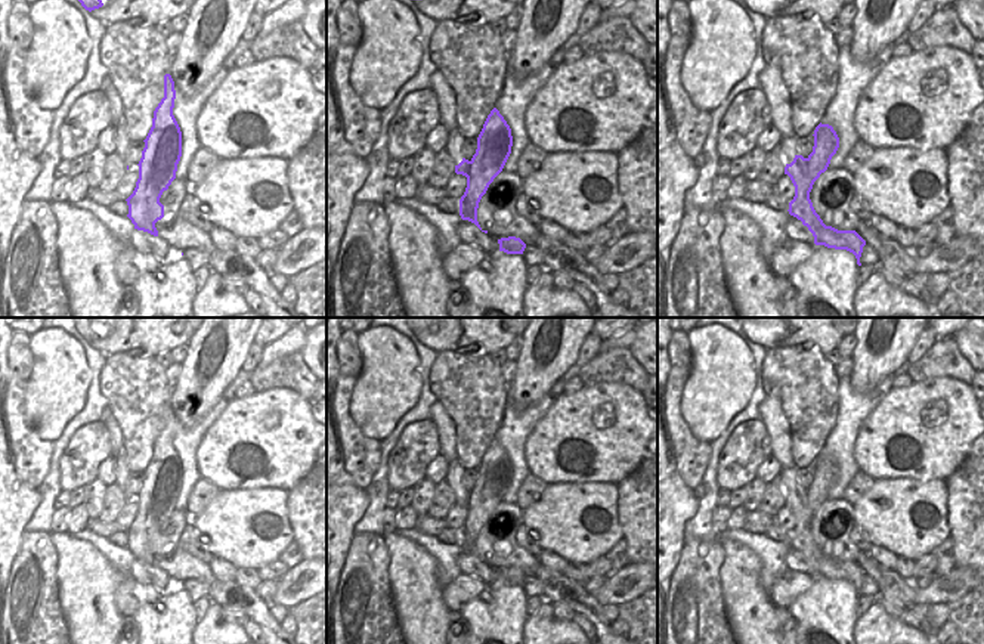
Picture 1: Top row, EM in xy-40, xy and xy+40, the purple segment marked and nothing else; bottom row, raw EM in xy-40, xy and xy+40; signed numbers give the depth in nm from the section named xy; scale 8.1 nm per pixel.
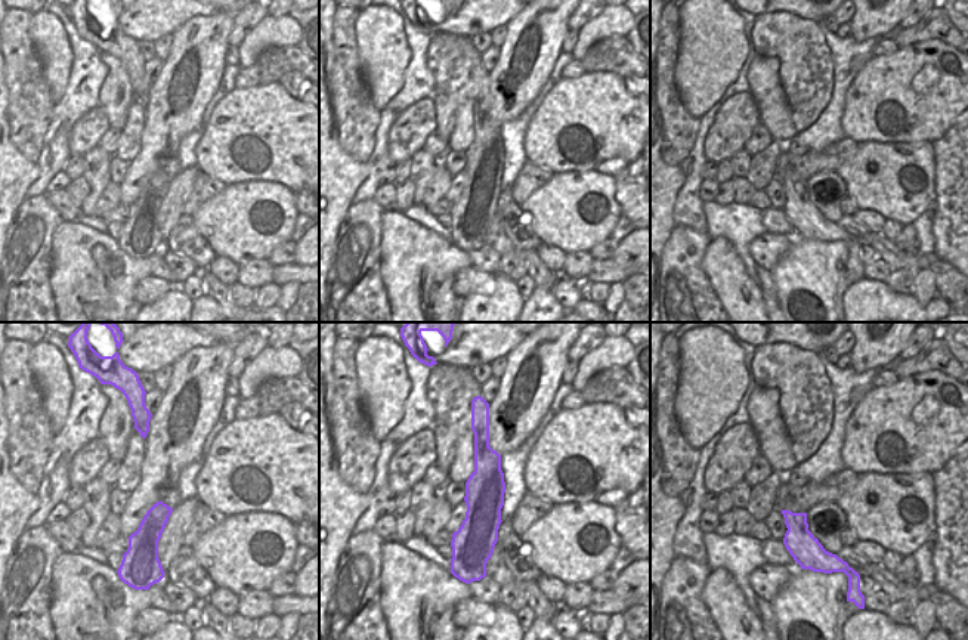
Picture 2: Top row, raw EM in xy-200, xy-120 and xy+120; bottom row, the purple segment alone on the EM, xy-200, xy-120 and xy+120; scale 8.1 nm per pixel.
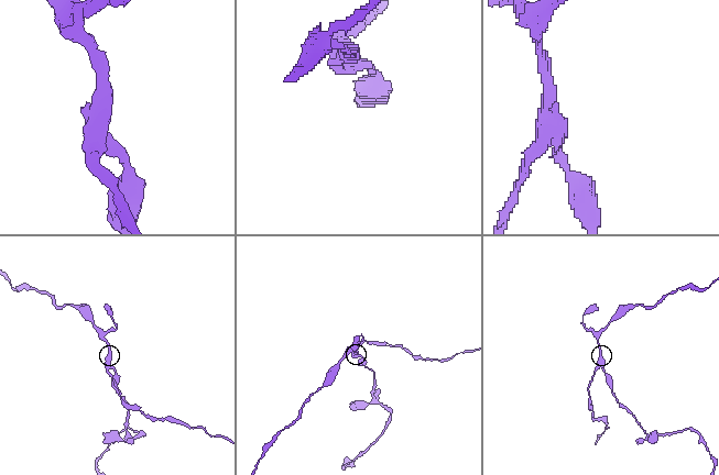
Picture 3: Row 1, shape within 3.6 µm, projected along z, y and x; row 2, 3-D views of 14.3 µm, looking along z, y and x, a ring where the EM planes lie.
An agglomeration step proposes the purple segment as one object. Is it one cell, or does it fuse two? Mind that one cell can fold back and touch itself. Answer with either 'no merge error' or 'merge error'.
merge error

